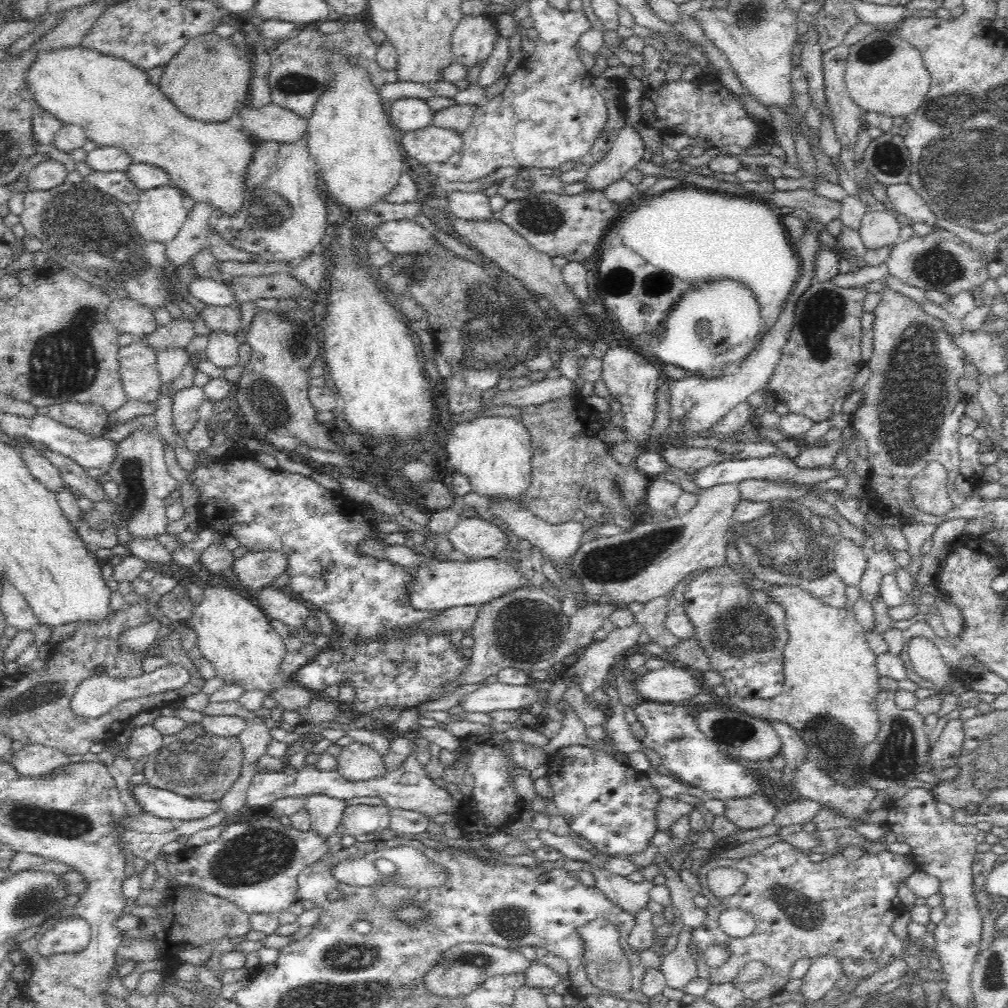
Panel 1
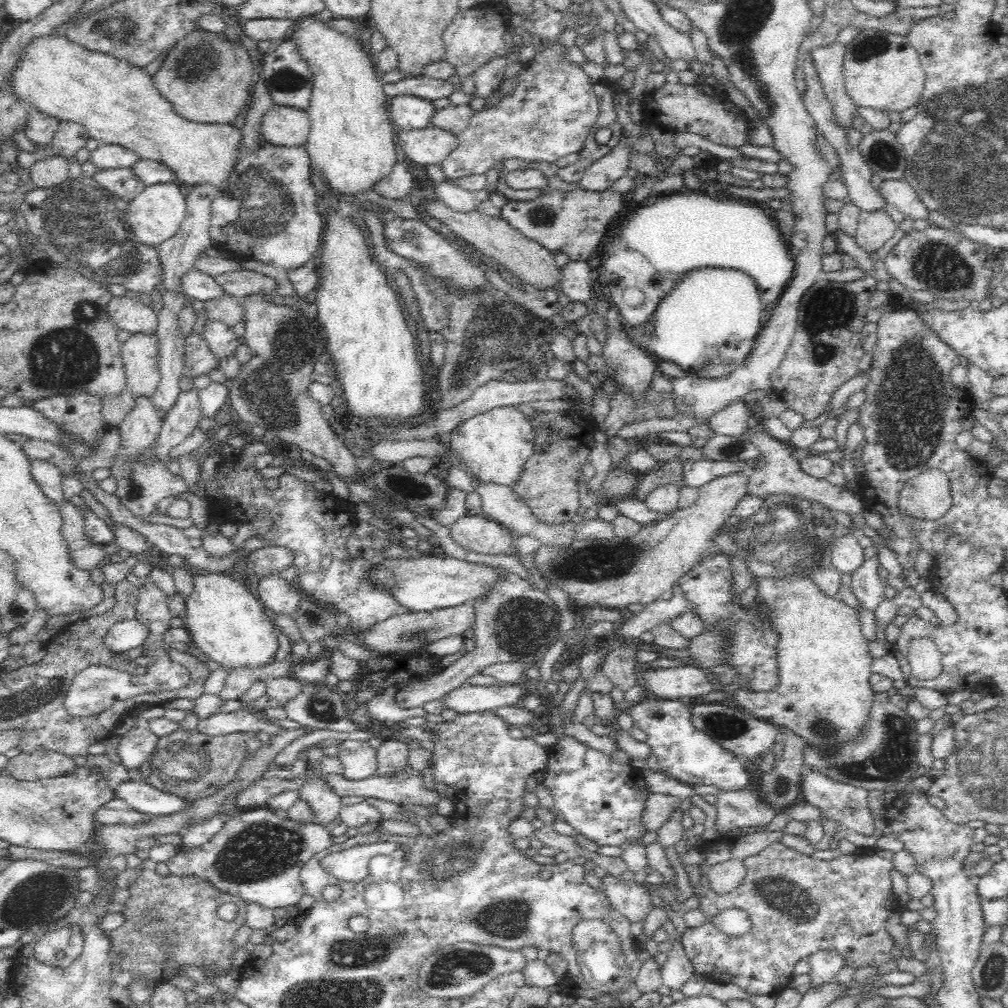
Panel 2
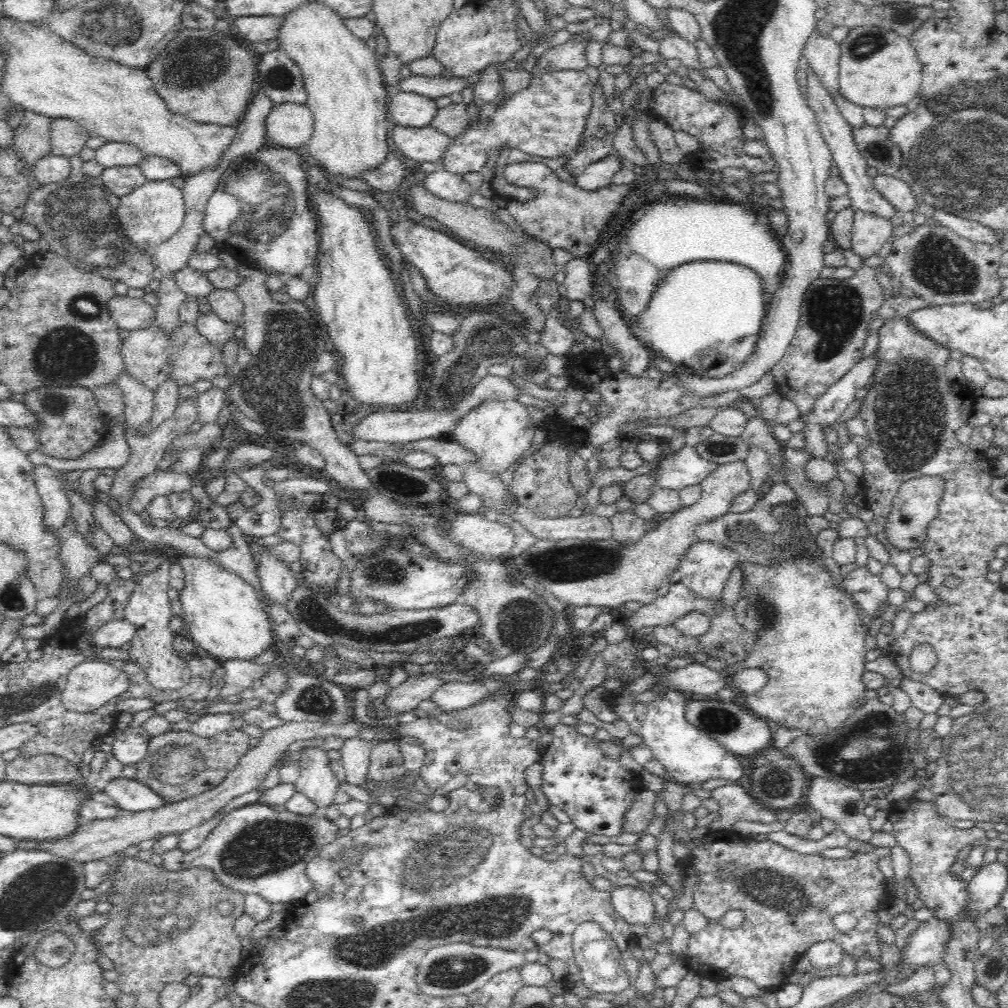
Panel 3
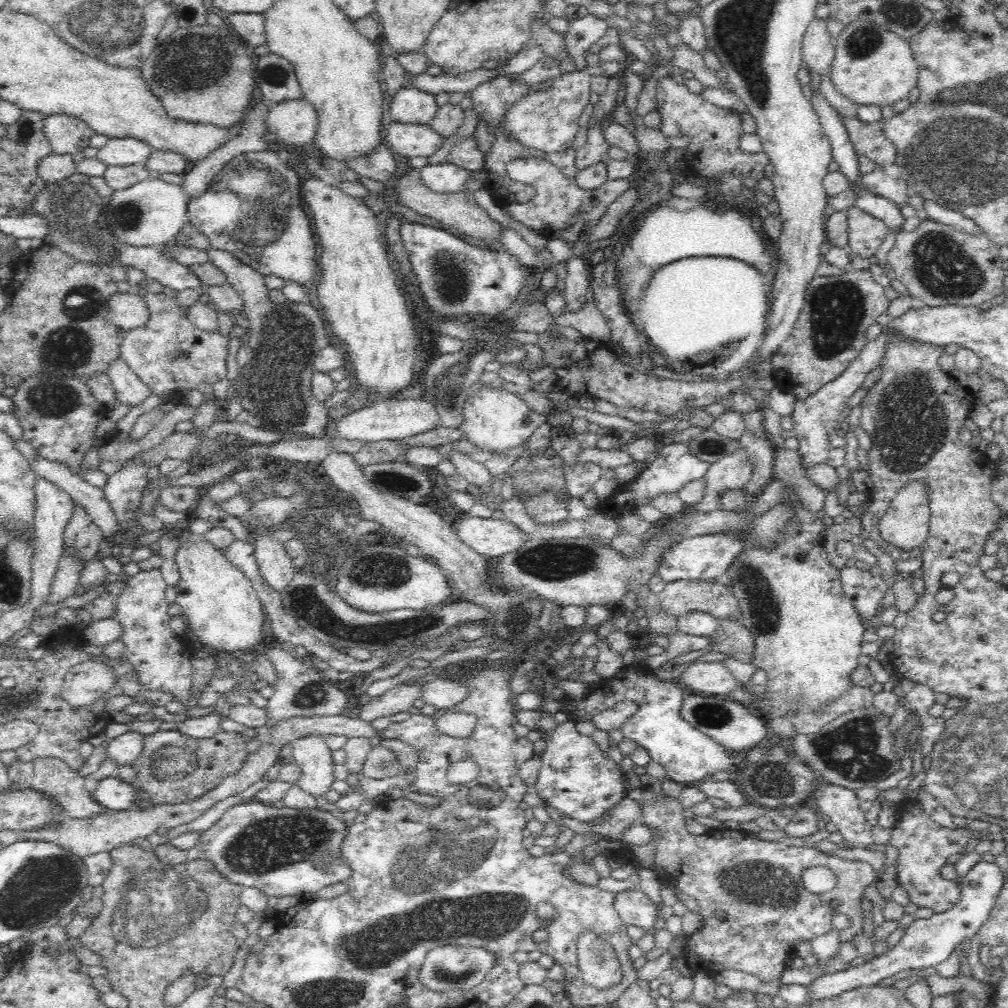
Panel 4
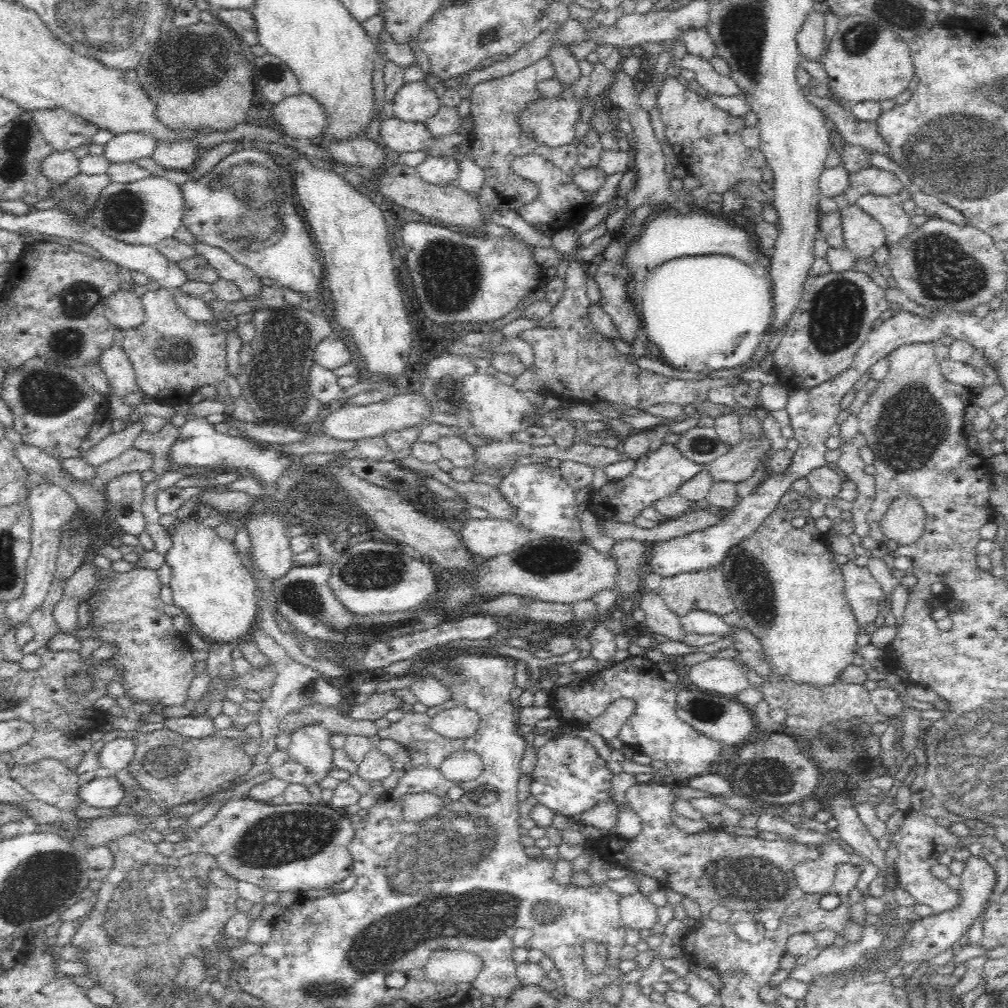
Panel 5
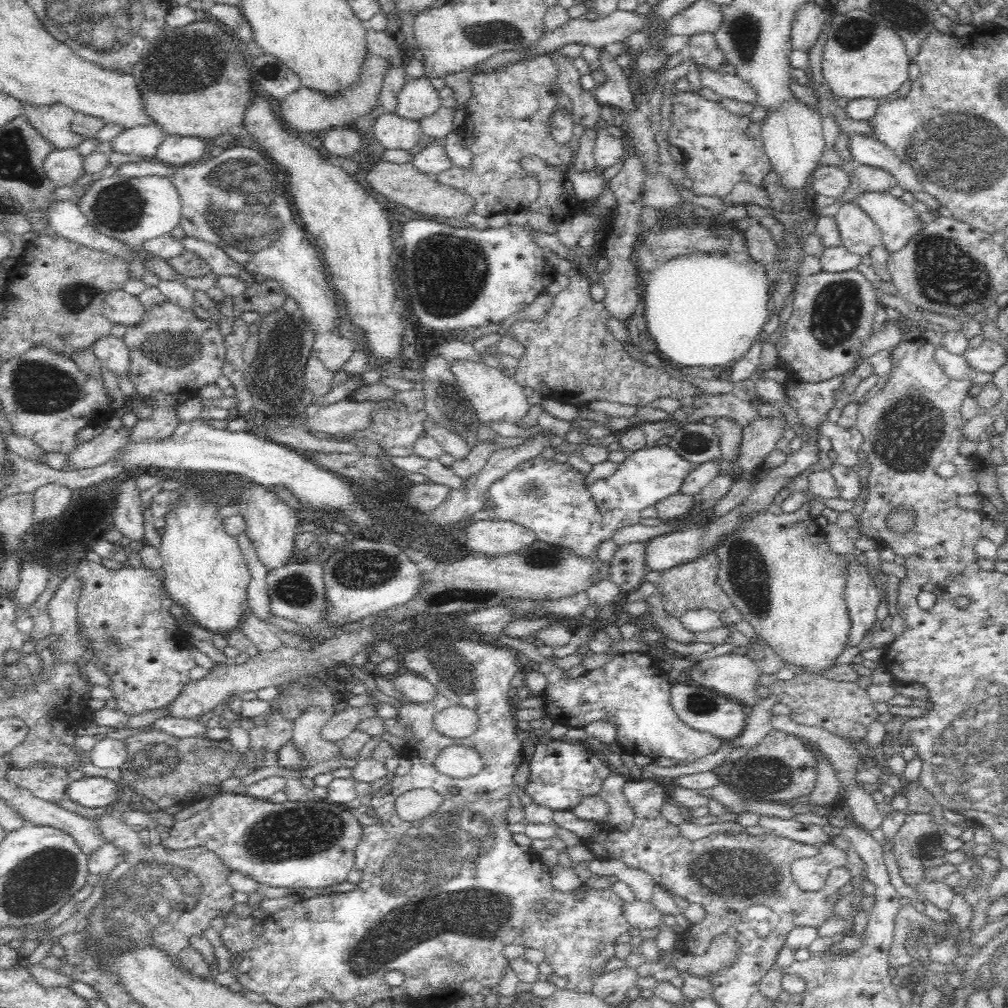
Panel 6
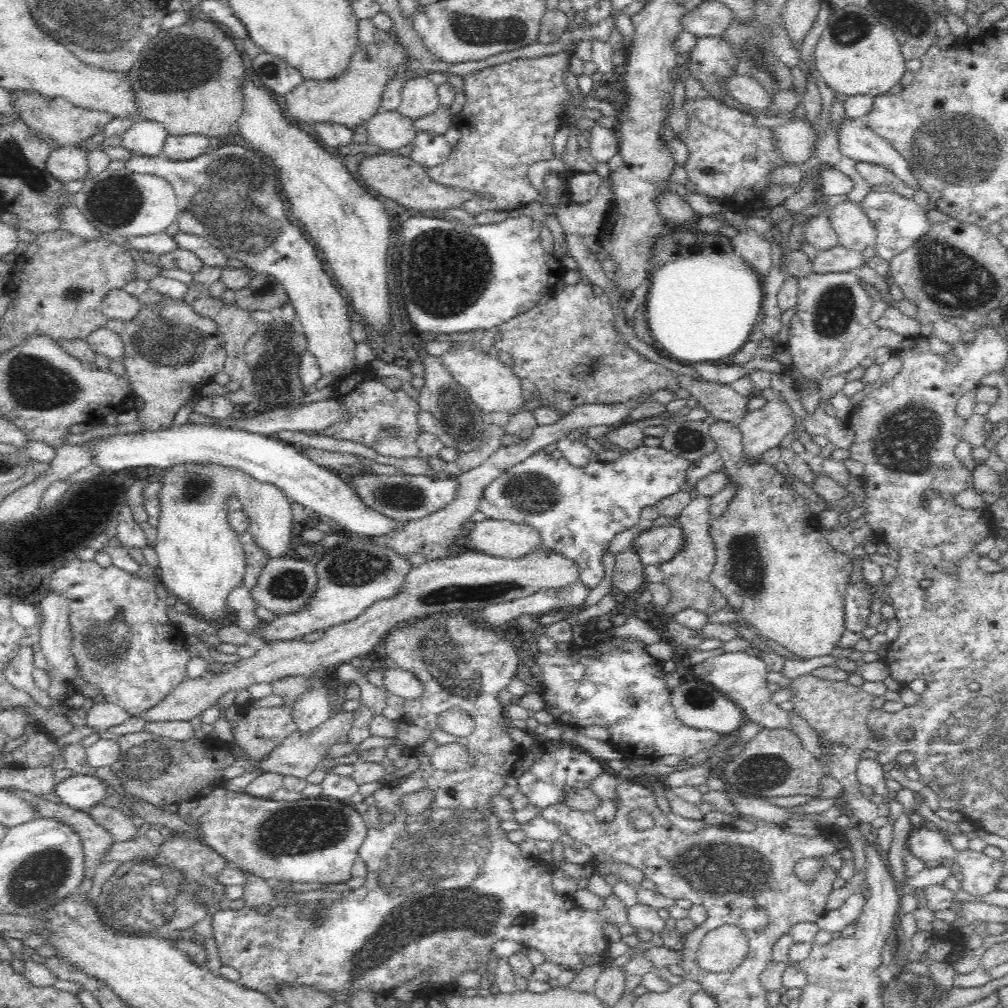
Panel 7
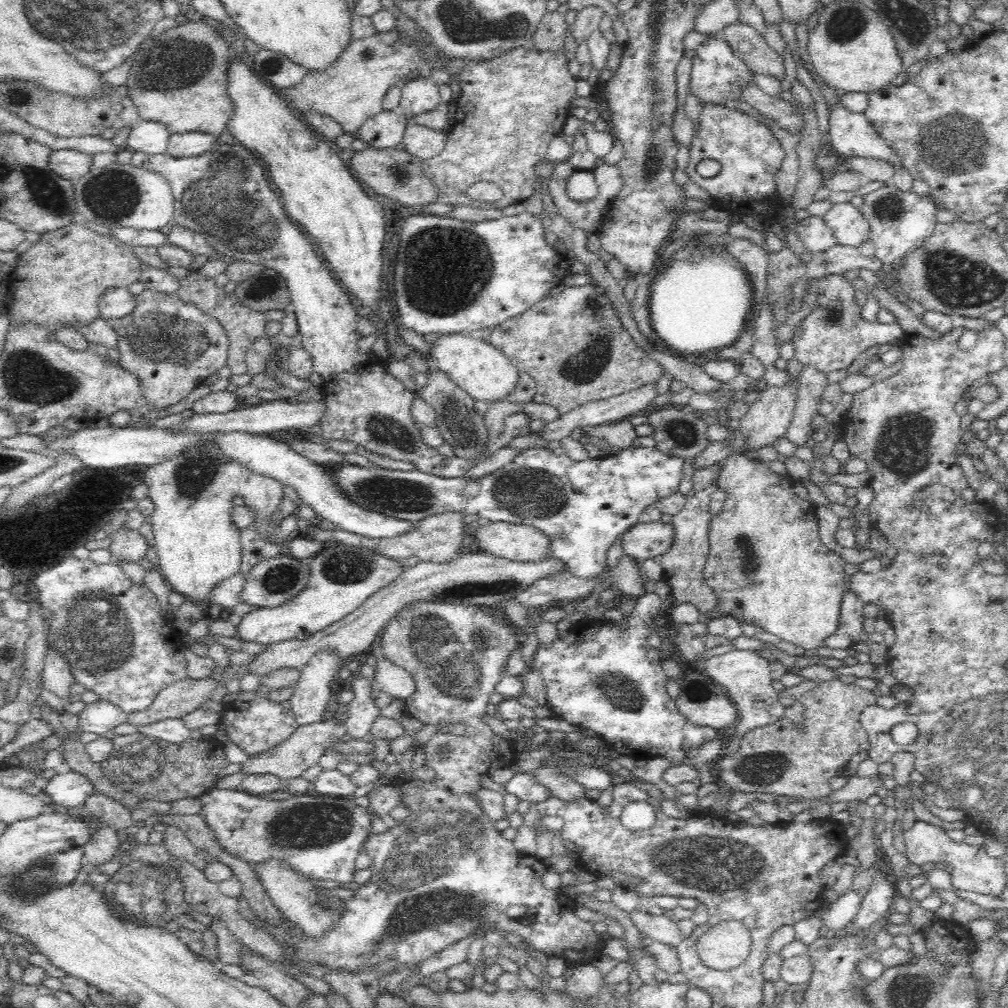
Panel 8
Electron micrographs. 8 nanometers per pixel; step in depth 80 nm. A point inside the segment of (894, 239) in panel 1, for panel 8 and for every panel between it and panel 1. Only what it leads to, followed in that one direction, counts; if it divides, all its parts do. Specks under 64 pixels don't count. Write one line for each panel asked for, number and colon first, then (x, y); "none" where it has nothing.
2: (874, 229)
3: (870, 232)
4: (866, 234)
5: (862, 235)
6: (859, 234)
7: (855, 231)
8: (849, 227)

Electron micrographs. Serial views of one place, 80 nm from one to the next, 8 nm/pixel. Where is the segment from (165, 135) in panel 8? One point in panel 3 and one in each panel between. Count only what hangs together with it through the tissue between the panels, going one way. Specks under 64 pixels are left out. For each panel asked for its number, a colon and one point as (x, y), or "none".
3: (111, 154)
4: (121, 151)
5: (124, 147)
6: (143, 140)
7: (146, 138)

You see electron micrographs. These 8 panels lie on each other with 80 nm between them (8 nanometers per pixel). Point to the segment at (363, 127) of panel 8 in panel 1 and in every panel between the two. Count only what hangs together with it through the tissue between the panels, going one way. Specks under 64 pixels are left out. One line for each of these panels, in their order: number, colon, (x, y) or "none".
1: (431, 144)
2: (429, 145)
3: (425, 144)
4: (410, 140)
5: (401, 136)
6: (391, 131)
7: (389, 130)

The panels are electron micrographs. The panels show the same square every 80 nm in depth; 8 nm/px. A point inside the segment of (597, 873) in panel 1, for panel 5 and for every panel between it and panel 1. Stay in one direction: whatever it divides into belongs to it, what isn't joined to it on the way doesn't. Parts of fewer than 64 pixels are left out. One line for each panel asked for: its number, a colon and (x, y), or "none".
2: (632, 900)
3: (634, 905)
4: (634, 908)
5: (637, 912)

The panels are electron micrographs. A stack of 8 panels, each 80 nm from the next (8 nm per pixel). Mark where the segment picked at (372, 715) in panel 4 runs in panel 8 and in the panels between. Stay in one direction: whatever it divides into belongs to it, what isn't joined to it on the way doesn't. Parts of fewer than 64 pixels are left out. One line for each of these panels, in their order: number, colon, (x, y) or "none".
5: (377, 705)
6: (340, 725)
7: (299, 754)
8: (290, 759)

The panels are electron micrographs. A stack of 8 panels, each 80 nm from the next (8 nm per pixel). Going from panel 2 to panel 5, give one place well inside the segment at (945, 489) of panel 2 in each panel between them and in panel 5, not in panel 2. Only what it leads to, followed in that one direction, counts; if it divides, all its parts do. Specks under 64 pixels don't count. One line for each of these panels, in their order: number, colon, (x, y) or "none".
3: (918, 500)
4: (905, 525)
5: (903, 522)

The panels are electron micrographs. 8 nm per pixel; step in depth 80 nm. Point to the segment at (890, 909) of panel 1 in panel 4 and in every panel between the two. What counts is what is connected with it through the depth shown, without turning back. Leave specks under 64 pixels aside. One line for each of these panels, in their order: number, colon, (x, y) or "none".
2: (797, 904)
3: (785, 912)
4: (756, 883)

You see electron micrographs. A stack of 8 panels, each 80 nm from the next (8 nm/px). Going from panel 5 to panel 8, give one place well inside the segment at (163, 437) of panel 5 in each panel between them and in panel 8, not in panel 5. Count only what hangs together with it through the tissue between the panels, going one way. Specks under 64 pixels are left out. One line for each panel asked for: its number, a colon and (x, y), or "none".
6: (172, 354)
7: (170, 351)
8: (171, 346)

